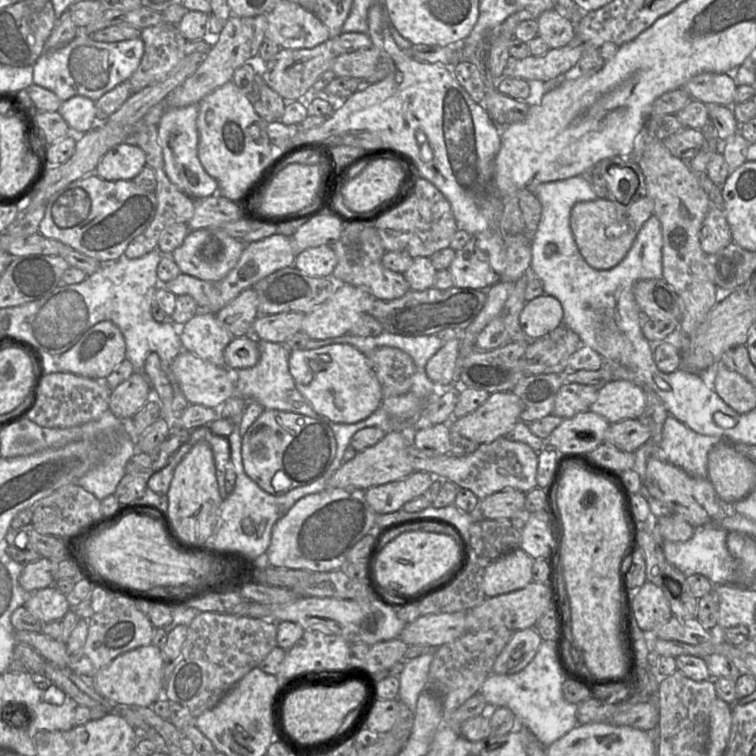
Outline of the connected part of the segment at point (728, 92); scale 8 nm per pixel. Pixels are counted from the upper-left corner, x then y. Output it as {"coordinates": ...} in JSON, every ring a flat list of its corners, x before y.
{"coordinates":[[701,73,683,87,690,97,704,104,733,106,737,85,726,73]]}

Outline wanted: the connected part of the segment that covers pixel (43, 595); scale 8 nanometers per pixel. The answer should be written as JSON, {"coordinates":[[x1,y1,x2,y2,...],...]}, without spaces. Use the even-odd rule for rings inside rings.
{"coordinates":[[54,585,30,593,24,606,42,623,61,621,70,610,66,595]]}

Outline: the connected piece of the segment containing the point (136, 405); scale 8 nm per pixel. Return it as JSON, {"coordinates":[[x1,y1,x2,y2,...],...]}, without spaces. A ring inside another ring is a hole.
{"coordinates":[[134,372,110,392,109,410,129,421,152,398,152,387,143,373]]}

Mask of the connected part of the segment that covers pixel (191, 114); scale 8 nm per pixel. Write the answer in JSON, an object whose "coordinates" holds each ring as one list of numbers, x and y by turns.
{"coordinates":[[198,104,171,108,161,117,157,130,164,170,170,181,192,199,205,199,218,193,218,183,205,171,198,158,198,112]]}

